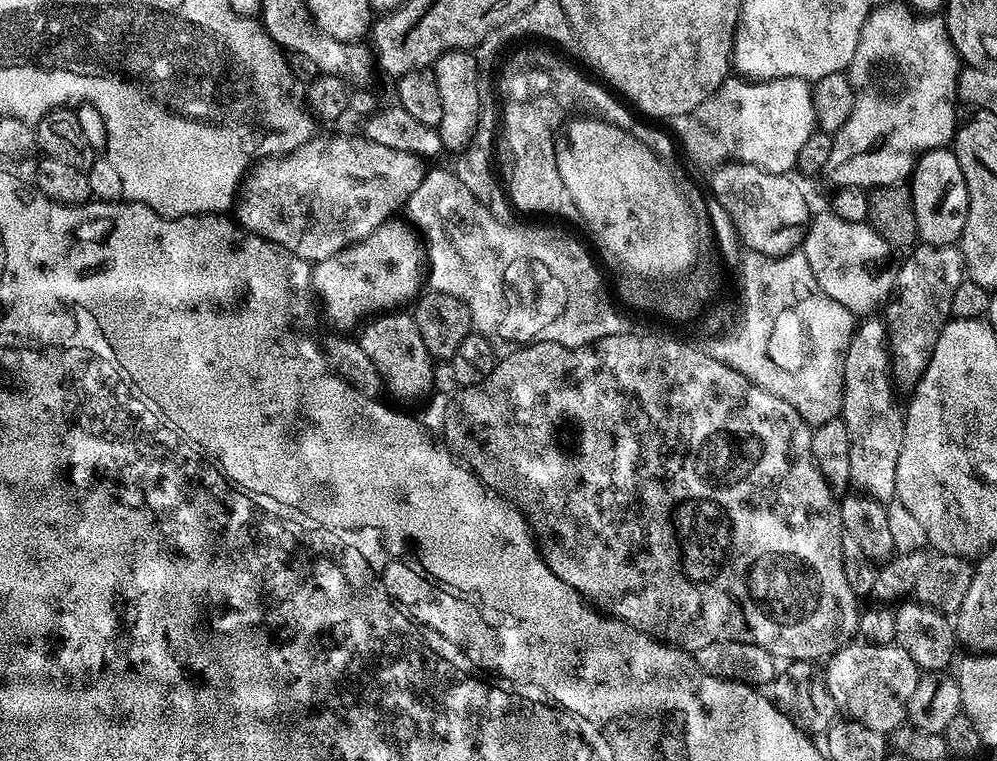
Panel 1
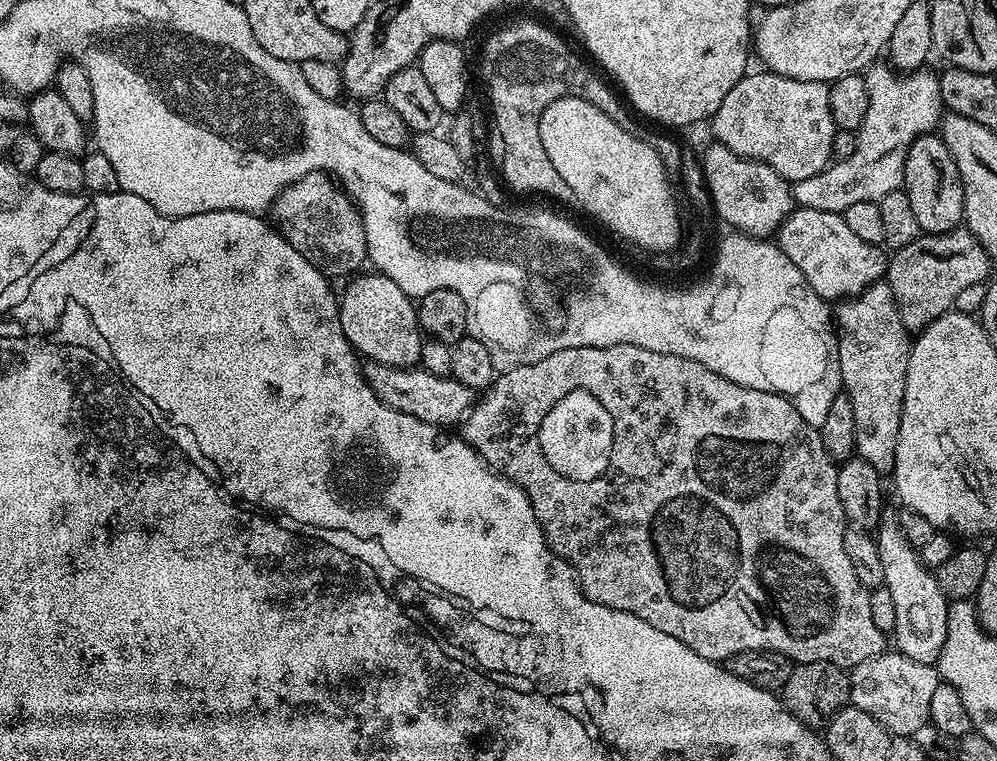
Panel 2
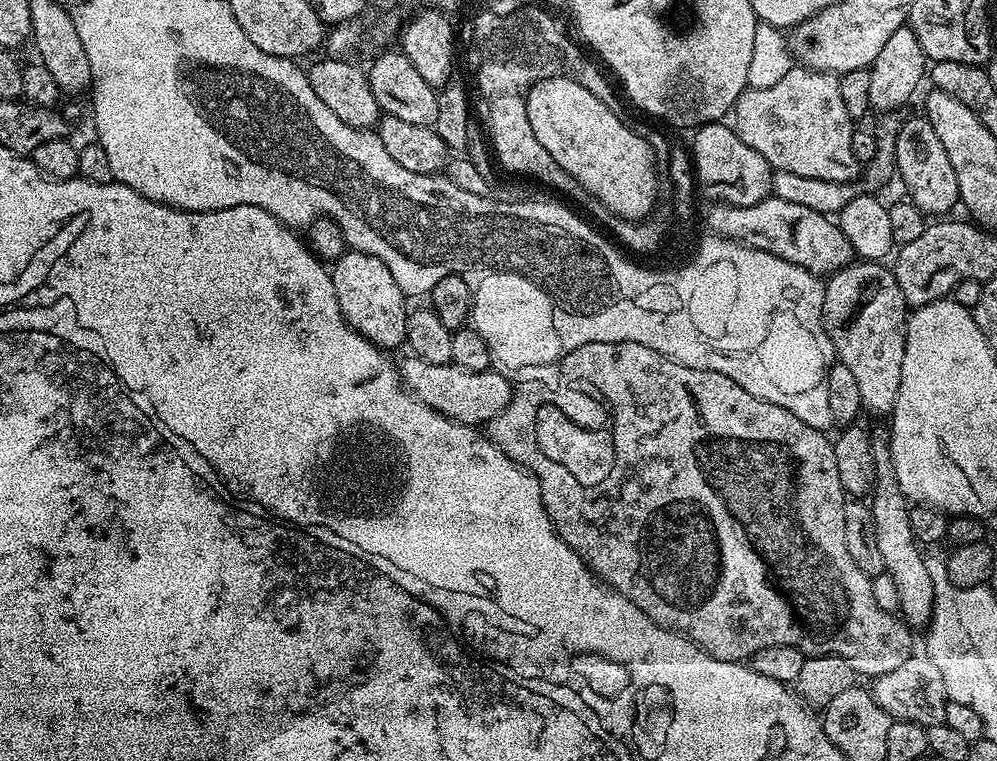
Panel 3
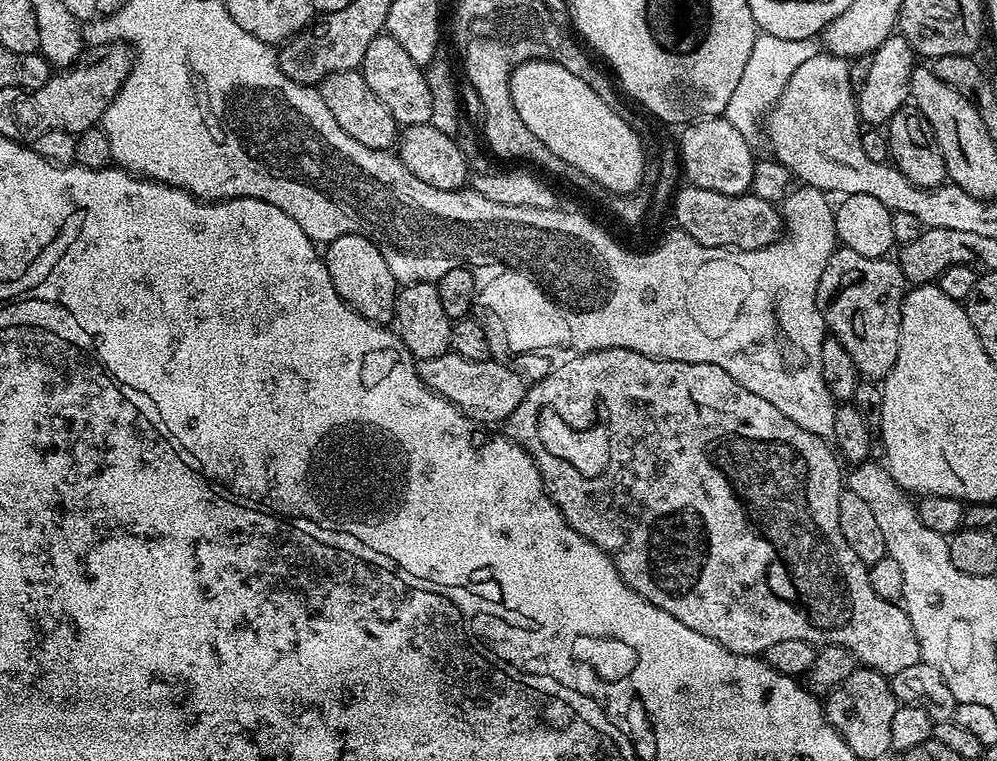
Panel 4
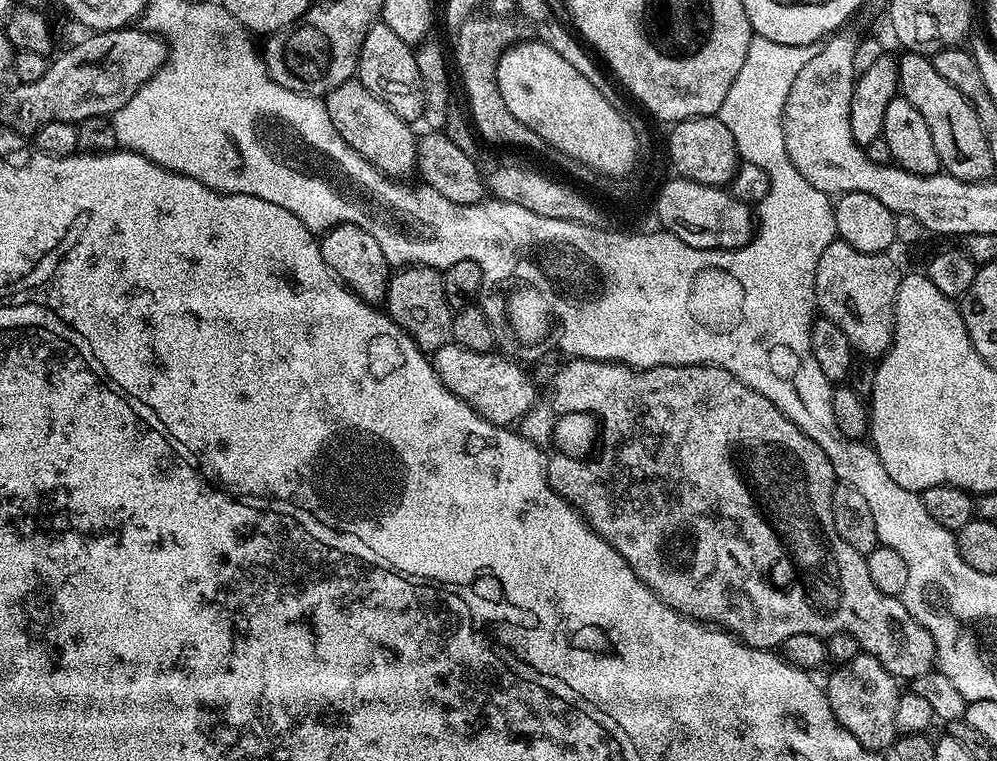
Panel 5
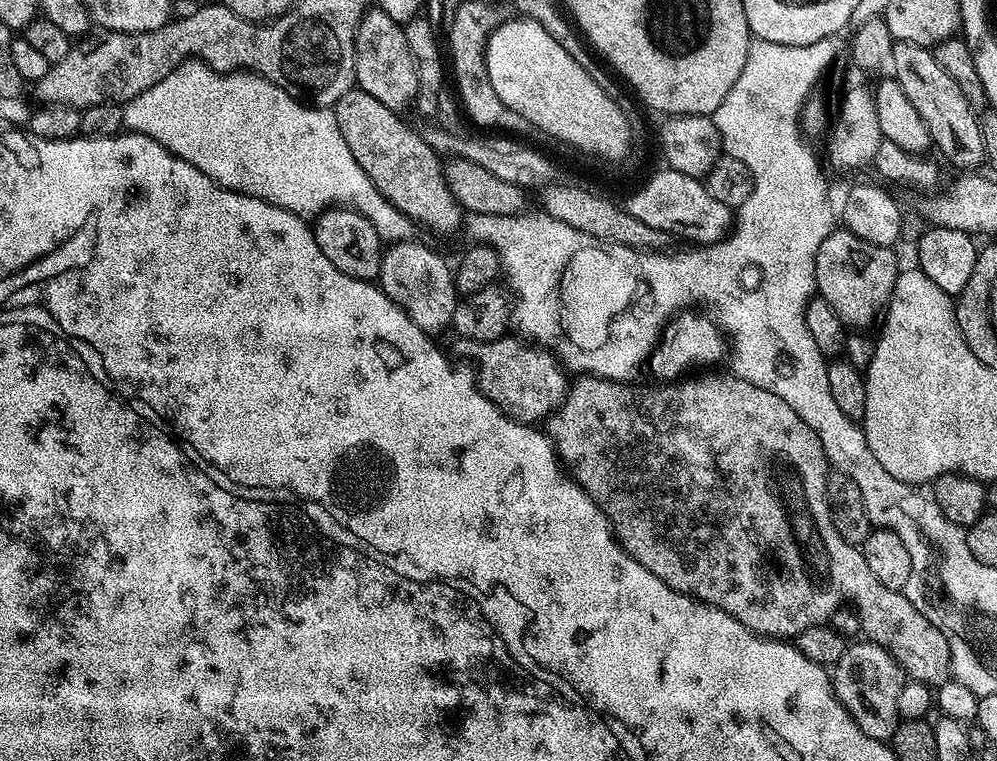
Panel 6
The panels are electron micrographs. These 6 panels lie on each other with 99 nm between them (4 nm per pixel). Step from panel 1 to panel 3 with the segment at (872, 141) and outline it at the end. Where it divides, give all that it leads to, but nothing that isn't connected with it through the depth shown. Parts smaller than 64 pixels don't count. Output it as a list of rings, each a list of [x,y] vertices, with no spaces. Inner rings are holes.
[[[892,118],[885,120],[888,121],[881,126],[880,130],[878,129],[876,137],[877,153],[874,154],[873,160],[863,169],[862,179],[859,183],[835,184],[834,182],[826,182],[818,178],[802,178],[798,174],[773,171],[771,195],[778,198],[786,198],[786,202],[795,202],[798,206],[810,206],[810,210],[821,212],[824,216],[831,217],[833,214],[839,214],[846,206],[846,202],[850,202],[861,193],[872,194],[880,190],[876,188],[882,187],[891,176],[893,179],[896,172],[896,130],[898,124],[897,121],[892,121]]]

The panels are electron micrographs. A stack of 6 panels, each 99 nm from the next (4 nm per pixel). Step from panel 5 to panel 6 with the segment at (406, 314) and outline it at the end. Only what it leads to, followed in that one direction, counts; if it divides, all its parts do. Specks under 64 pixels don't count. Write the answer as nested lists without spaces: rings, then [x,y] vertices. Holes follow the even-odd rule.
[[[415,238],[389,243],[383,249],[378,287],[424,332],[435,334],[451,325],[458,303],[453,265]]]

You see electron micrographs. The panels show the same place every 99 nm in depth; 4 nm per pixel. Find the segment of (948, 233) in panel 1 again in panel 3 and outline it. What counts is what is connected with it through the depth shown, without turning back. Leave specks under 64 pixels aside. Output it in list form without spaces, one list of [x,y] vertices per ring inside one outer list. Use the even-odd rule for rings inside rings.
[[[917,114],[901,123],[896,130],[896,172],[898,180],[904,183],[907,199],[911,200],[925,217],[944,218],[952,207],[960,204],[958,194],[958,177],[954,175],[954,166],[950,166],[950,158],[946,158],[946,149],[938,134],[934,134],[934,126],[930,126],[928,117]]]

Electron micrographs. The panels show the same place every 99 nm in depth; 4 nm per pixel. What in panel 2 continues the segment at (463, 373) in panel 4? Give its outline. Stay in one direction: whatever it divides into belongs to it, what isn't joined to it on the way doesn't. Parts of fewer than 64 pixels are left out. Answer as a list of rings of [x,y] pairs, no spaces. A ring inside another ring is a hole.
[[[365,359],[362,364],[364,380],[374,390],[374,394],[386,406],[398,410],[402,414],[410,414],[436,428],[451,429],[451,424],[459,425],[464,417],[472,411],[474,403],[473,389],[462,386],[462,382],[453,376],[439,376],[430,374],[422,367],[399,368],[386,366],[382,362]]]

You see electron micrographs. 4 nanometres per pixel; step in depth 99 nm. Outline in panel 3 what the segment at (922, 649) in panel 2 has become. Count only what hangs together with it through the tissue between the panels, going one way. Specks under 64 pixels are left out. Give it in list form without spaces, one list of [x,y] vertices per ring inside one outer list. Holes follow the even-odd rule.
[[[876,422],[873,428],[868,432],[868,441],[870,442],[870,451],[874,453],[874,474],[876,481],[870,493],[870,507],[872,517],[878,530],[878,547],[884,559],[884,571],[890,577],[894,578],[894,583],[898,585],[898,602],[900,603],[899,615],[905,624],[913,630],[923,629],[932,618],[932,607],[934,606],[934,586],[930,582],[930,572],[925,556],[923,557],[921,547],[917,544],[914,534],[910,530],[910,514],[908,513],[910,501],[904,495],[902,486],[898,486],[898,474],[894,470],[894,458],[892,457],[892,434],[883,423]]]

